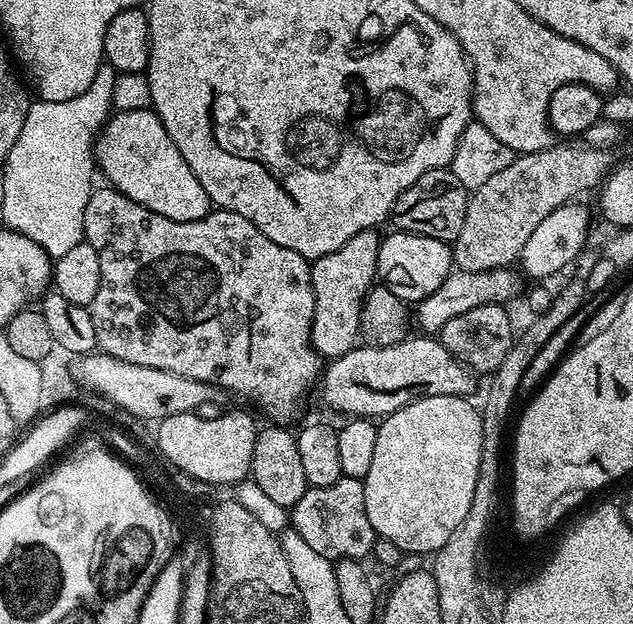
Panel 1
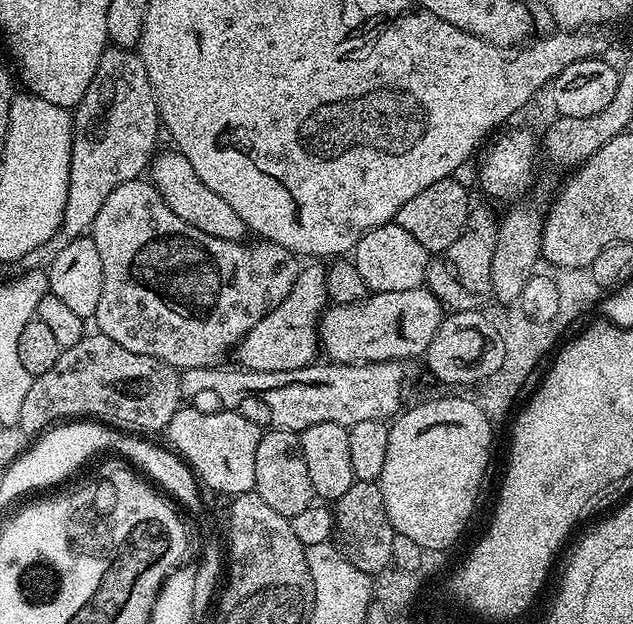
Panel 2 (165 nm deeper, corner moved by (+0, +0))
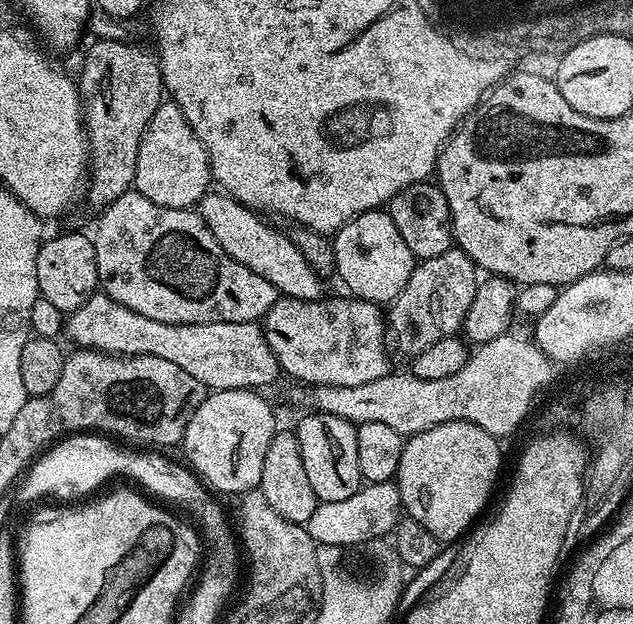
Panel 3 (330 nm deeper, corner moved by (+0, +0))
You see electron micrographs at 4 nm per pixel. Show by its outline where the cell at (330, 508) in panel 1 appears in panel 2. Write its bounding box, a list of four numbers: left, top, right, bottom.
[334,480,392,574]

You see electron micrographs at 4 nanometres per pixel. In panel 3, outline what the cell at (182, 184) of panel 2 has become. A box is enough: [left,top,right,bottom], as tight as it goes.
[198,190,325,300]

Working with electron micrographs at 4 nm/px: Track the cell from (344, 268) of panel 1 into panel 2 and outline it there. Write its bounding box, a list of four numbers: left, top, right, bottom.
[234,262,330,372]

